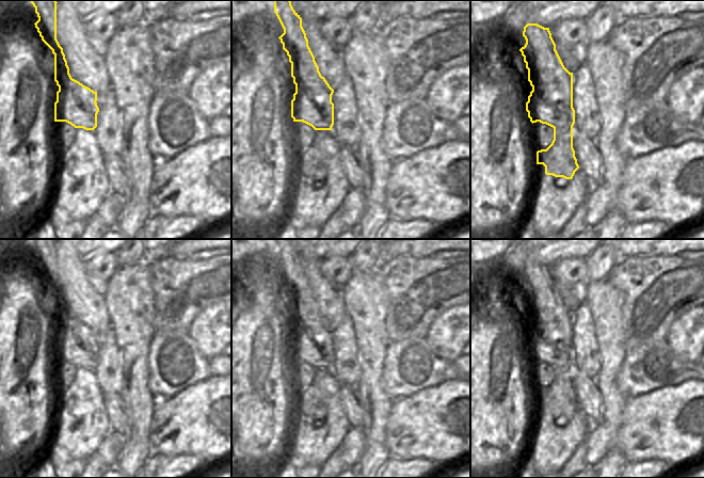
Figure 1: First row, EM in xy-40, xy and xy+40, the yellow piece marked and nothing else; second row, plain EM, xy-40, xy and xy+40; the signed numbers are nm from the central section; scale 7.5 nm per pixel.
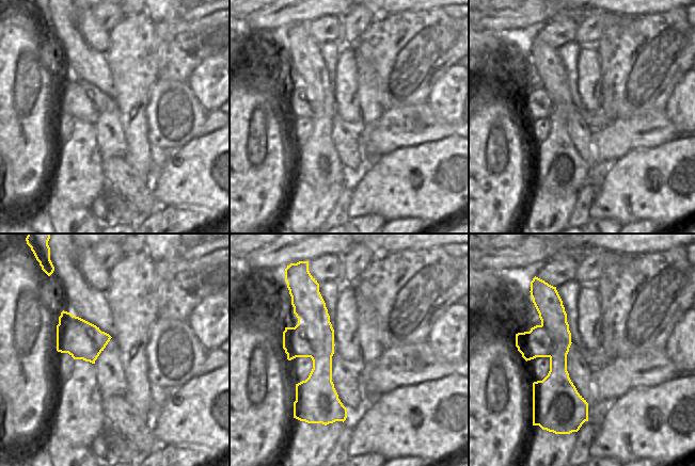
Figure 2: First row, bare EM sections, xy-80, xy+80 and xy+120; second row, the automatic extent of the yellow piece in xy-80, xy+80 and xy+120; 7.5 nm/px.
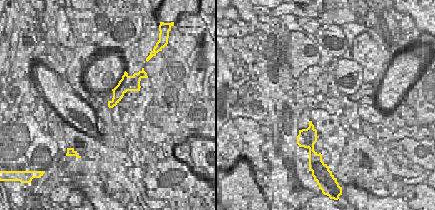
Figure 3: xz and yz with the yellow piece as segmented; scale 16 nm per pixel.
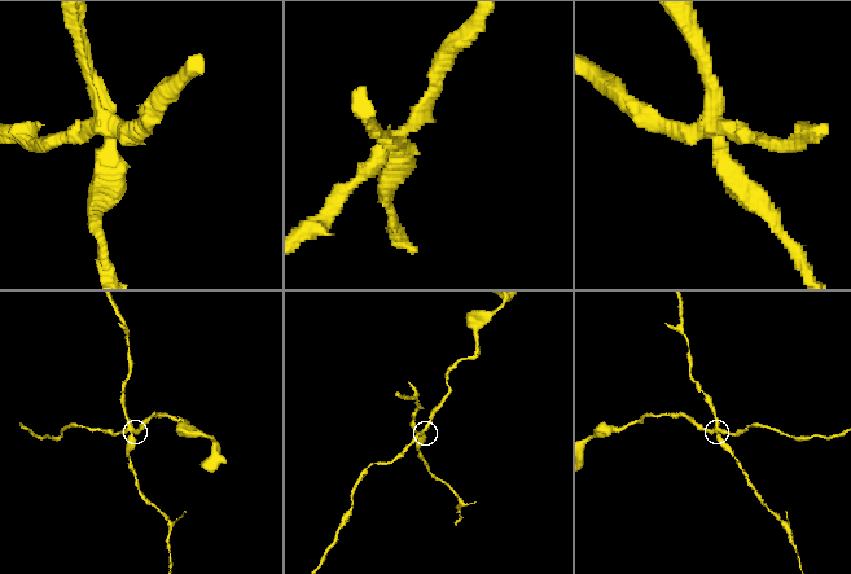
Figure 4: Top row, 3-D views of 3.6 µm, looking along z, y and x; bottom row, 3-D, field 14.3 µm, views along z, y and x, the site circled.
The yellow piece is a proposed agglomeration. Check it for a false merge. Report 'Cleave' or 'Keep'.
Cleave

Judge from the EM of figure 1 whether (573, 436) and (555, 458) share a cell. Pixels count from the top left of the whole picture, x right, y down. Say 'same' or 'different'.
same

